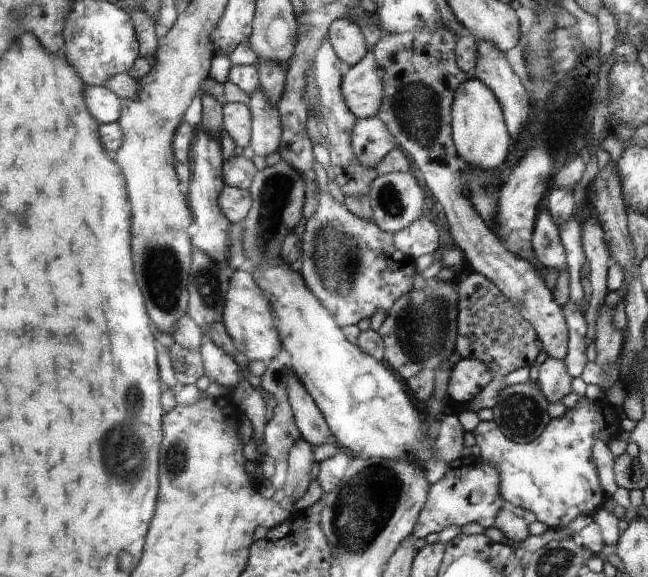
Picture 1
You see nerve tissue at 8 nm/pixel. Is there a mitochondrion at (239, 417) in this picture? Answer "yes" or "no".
no

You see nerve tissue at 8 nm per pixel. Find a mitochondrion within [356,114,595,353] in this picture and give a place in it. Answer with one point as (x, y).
(389, 198)

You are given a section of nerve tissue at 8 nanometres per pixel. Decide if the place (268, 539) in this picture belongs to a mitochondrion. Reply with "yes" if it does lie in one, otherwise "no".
no

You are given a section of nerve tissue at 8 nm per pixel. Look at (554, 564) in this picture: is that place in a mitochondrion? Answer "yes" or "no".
yes

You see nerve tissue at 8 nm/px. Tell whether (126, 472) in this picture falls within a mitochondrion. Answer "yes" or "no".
yes

